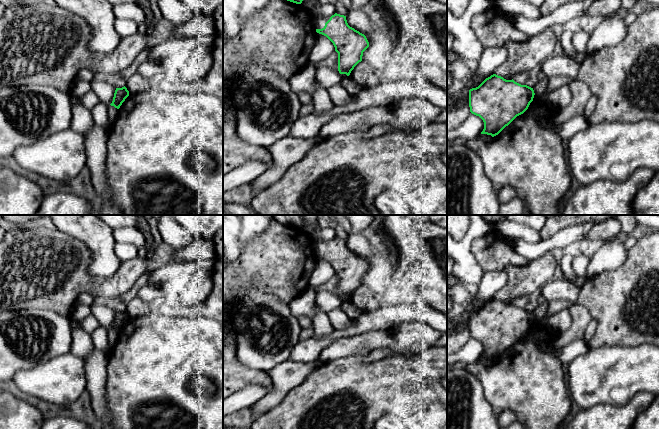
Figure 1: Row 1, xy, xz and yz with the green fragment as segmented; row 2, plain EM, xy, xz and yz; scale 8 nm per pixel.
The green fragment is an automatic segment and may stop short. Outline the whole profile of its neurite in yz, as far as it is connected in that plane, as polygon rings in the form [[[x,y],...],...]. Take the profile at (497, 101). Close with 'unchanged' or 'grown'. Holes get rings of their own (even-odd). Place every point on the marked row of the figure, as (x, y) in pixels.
[[[496,74],[486,78],[478,87],[469,90],[470,112],[479,116],[484,122],[481,134],[498,135],[517,116],[523,114],[534,98],[533,88],[521,85],[512,80],[506,80]]] | unchanged

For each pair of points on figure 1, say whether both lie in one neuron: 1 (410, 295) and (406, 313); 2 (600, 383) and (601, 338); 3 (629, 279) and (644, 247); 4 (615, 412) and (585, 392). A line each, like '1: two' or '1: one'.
1: two
2: two
3: one
4: two

